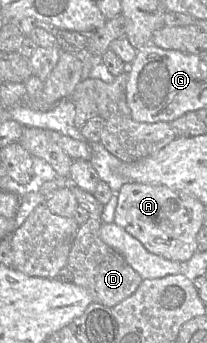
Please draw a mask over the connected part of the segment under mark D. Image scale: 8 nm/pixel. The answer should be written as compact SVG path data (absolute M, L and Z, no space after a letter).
M90 218L79 227L70 249L67 267L73 274L73 282L84 288L91 295L93 302L112 308L131 296L143 279L121 253L101 239L101 225L101 219Z

